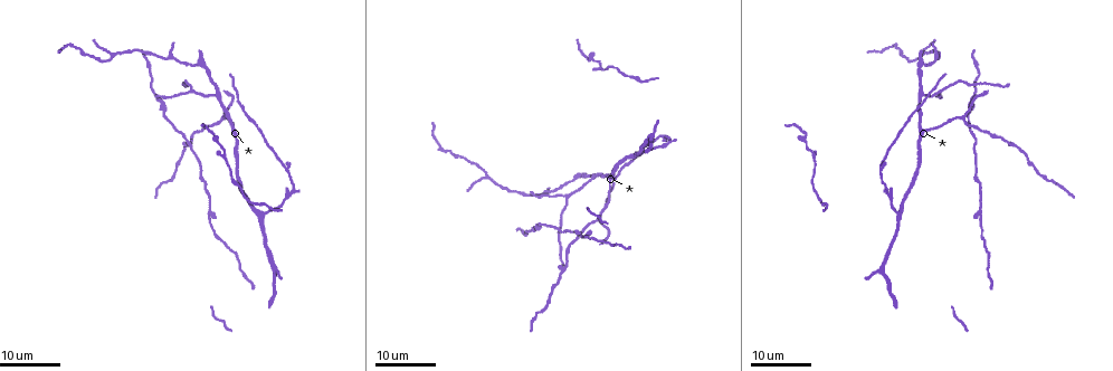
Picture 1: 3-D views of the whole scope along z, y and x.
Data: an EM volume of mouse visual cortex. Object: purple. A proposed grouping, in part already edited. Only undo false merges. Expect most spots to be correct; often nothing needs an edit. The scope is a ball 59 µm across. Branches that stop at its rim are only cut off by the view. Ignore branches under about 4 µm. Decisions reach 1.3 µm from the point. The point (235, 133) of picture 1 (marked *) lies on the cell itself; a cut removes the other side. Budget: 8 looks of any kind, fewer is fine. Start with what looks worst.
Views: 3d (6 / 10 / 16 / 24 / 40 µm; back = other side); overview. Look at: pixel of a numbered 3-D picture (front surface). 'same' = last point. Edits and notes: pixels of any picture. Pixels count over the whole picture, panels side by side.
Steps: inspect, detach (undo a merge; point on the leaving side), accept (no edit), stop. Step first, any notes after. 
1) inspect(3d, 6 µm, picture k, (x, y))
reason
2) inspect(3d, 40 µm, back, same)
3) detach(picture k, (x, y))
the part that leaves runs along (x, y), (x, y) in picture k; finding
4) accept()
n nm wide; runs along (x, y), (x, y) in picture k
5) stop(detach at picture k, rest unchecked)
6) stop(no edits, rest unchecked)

inspect(3d, 16 µm, picture 1, (922, 93))
three-way junction

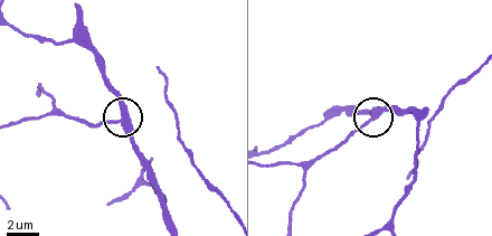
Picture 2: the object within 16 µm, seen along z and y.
inspect(3d, 10 µm, picture 2, (369, 121))

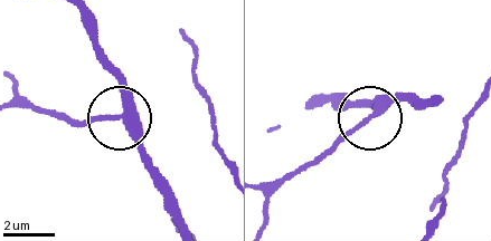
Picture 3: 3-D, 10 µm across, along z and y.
accept()
side arm 19 µm; 3 arms; all the same cell

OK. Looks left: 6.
inspect(3d, 24 µm, picture 1, (898, 215))
three-way junction

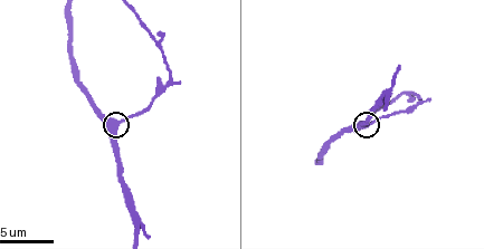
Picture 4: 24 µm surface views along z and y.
inspect(3d, 6 µm, picture 4, (116, 127))
zoom in

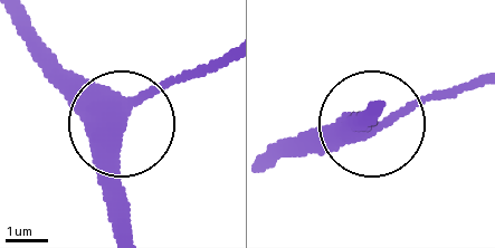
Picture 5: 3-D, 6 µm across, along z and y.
accept()
420 nm wide; runs along (26, 25), (119, 121), (122, 225) in picture 5; all the same cell

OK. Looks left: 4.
inspect(3d, 24 µm, picture 1, (192, 92))
three arms meet

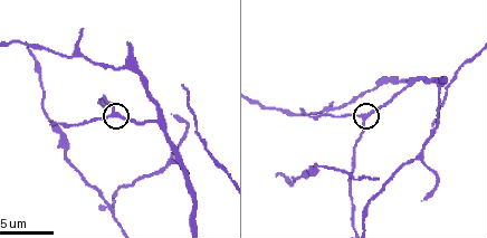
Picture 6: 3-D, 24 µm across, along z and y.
inspect(3d, 6 µm, picture 6, (115, 113))

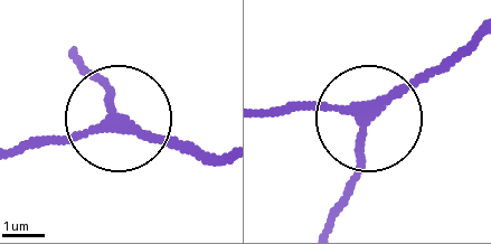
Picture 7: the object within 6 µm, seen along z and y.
accept()
3 arms; runs along (216, 156), (120, 127), (13, 144) in picture 7; all the same cell

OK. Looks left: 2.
inspect(3d, 24 µm, picture 1, (110, 58))
calibre changes

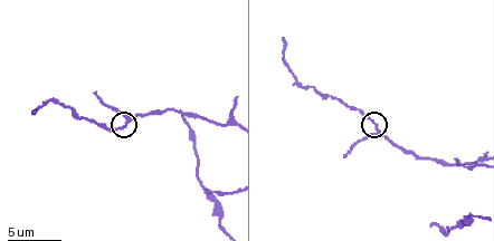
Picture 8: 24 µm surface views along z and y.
inspect(3d, 6 µm, picture 8, (375, 125))
zoom in

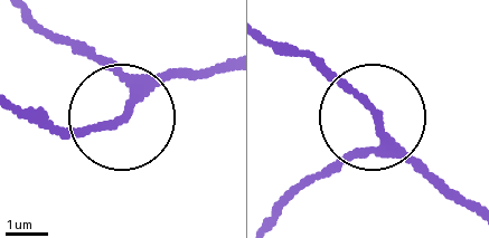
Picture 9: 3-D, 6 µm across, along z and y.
accept()
3 arms; runs along (476, 216), (358, 98), (298, 56) in picture 9; all the same cell

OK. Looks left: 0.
stop(no edits, rest unchecked)

